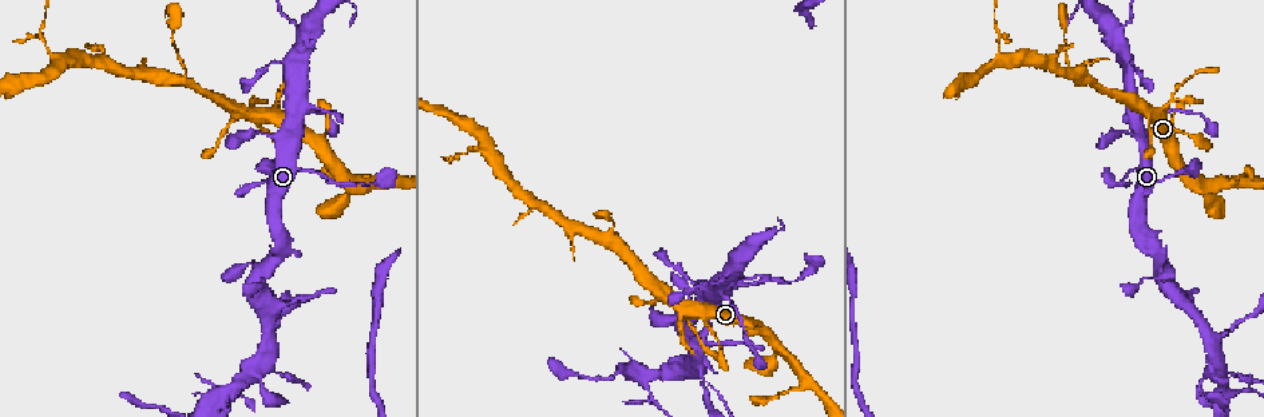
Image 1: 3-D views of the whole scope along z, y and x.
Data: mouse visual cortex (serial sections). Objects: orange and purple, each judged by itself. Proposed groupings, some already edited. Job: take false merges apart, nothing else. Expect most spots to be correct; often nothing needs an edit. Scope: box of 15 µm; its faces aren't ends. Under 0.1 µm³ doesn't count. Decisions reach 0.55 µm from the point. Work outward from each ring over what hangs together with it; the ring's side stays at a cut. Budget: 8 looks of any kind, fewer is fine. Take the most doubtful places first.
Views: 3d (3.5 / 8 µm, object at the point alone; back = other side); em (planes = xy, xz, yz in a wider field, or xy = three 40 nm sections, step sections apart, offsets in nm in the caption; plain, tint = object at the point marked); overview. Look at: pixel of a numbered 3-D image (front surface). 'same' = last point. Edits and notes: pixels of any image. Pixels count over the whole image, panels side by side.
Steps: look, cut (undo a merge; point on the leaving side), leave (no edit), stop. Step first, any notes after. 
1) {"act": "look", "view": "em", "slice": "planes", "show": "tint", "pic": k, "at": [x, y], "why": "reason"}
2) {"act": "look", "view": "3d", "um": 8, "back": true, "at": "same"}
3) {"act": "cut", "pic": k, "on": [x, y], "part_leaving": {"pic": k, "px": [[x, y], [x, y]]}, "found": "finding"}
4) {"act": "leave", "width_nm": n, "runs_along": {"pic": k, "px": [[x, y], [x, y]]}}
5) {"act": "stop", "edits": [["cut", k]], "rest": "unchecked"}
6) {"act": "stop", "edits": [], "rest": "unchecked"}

{"act": "look", "view": "3d", "um": 3.5, "pic": 1, "at": [45, 44], "why": "sudden change in width"}

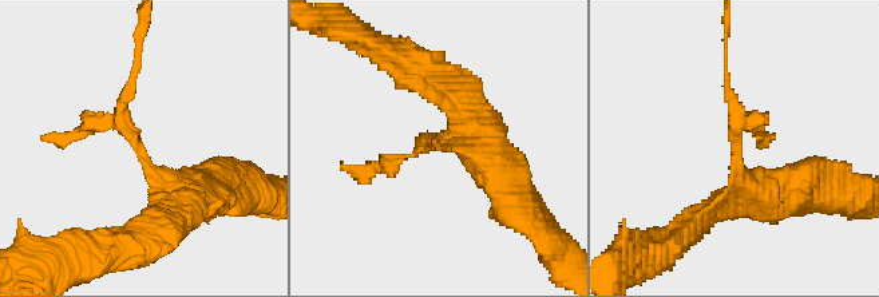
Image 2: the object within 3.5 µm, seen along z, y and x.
{"act": "look", "view": "em", "slice": "planes", "show": "tint", "pic": 2, "at": [737, 152]}

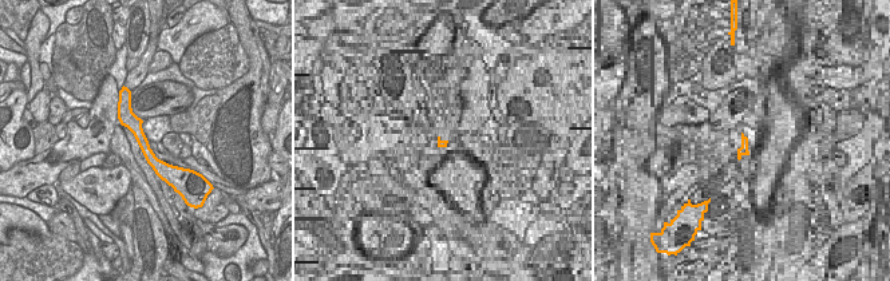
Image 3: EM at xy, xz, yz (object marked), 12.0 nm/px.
{"act": "look", "view": "em", "slice": "xy", "step": 1, "show": "tint", "at": "same"}

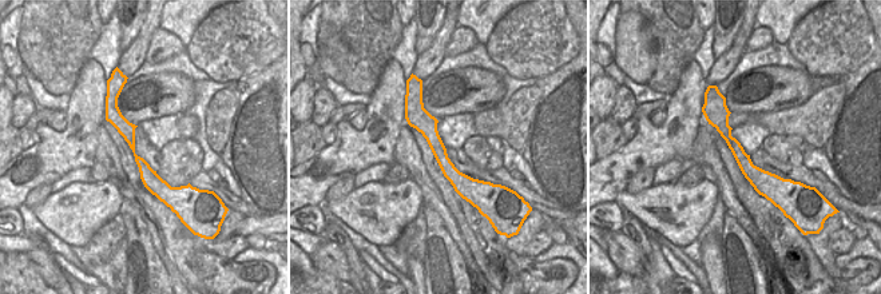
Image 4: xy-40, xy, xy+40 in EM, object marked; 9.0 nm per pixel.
{"act": "leave", "runs_along": {"pic": 2, "px": [[201, 195], [159, 179], [118, 122], [72, 134]]}, "found": "all the same cell"}

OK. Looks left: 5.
{"act": "look", "view": "3d", "um": 3.5, "pic": 1, "at": [257, 370], "why": "four arms meet"}

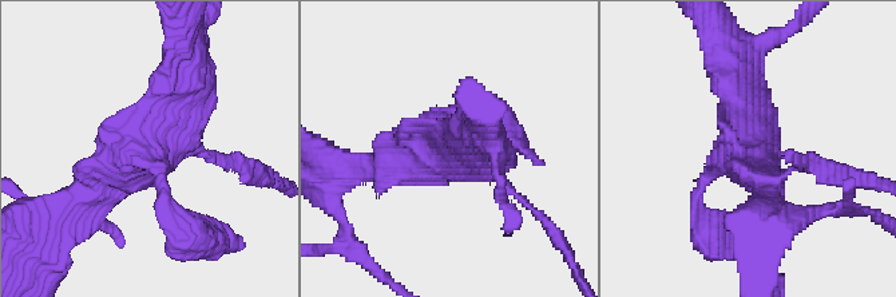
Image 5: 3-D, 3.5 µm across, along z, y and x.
{"act": "look", "view": "em", "slice": "xy", "step": 3, "show": "tint", "pic": 5, "at": [150, 152]}

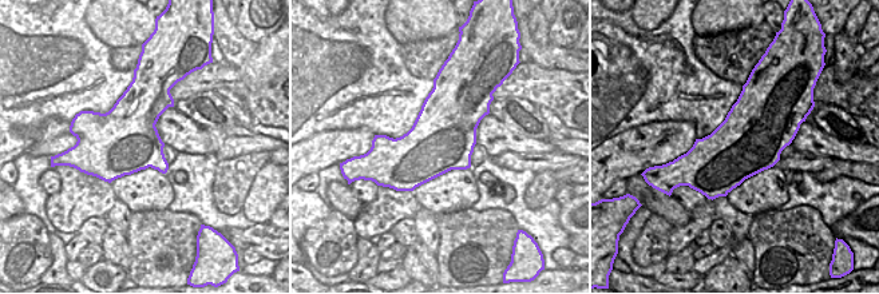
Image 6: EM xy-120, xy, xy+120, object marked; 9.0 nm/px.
{"act": "look", "view": "em", "slice": "xy", "step": 5, "show": "tint", "at": "same", "why": "another direction"}

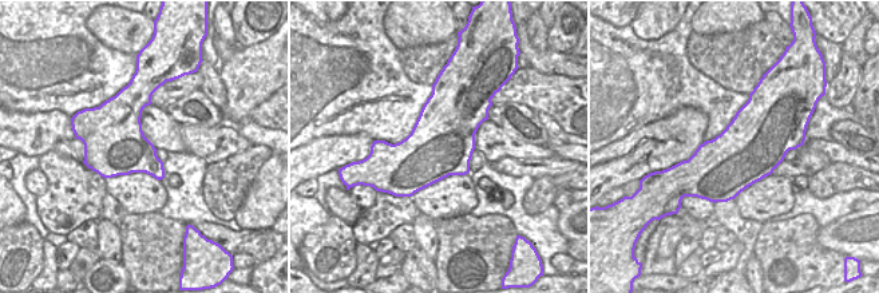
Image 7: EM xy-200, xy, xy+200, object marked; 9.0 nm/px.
{"act": "leave", "found": "continuous, no second cell"}

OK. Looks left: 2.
{"act": "stop", "edits": [], "rest": "unchecked"}

